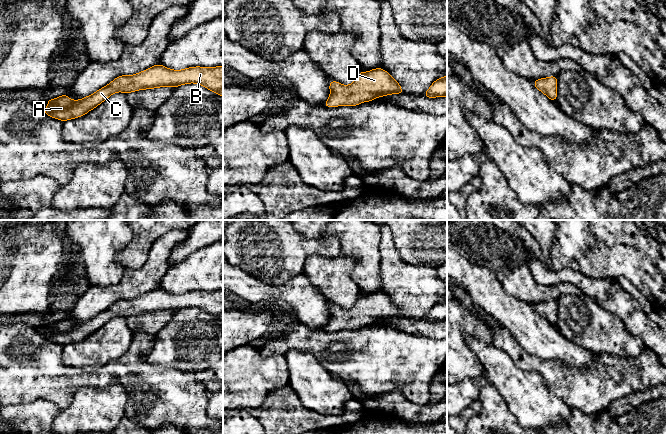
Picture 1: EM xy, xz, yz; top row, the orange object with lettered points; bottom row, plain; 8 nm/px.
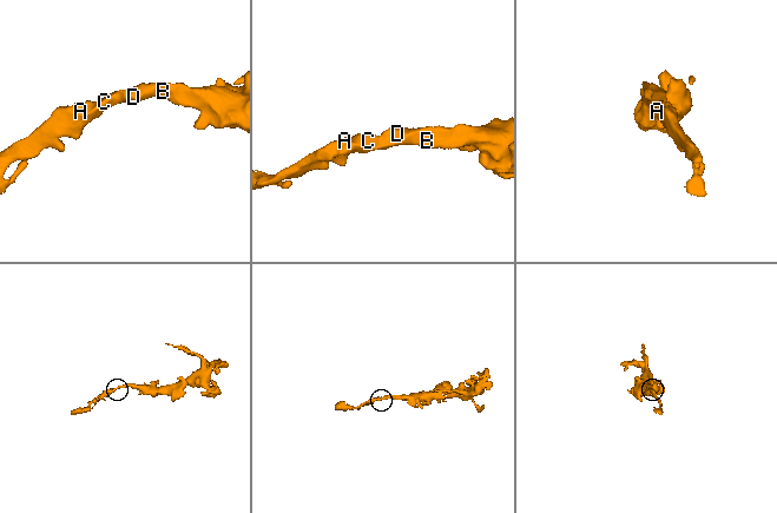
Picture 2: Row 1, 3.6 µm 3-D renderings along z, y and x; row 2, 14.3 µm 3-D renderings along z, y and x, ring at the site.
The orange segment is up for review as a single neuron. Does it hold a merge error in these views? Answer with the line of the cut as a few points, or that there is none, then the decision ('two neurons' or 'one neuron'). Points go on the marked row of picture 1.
no cut; one neuron

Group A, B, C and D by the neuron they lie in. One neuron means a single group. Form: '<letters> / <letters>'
A B C D

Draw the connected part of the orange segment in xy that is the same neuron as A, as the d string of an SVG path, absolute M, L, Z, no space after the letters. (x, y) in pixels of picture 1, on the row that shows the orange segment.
M156 64L132 76L118 76L105 87L81 100L70 100L65 93L56 99L47 99L49 106L42 109L46 116L65 122L85 115L115 92L128 94L158 87L175 88L188 83L200 84L223 98L223 66L213 68L196 66L177 71Z

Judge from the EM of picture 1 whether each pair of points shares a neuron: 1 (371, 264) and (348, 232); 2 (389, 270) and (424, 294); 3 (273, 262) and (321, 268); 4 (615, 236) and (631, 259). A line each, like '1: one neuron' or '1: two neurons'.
1: one neuron
2: one neuron
3: two neurons
4: two neurons

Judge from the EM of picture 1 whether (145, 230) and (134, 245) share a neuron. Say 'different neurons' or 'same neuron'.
same neuron

